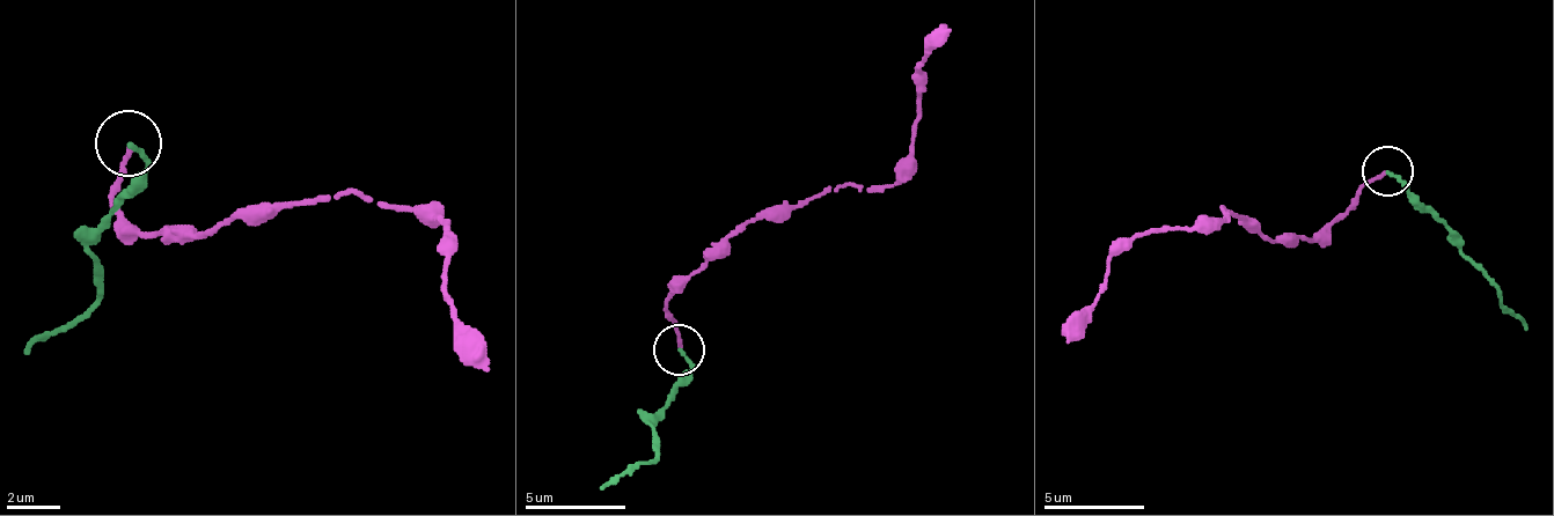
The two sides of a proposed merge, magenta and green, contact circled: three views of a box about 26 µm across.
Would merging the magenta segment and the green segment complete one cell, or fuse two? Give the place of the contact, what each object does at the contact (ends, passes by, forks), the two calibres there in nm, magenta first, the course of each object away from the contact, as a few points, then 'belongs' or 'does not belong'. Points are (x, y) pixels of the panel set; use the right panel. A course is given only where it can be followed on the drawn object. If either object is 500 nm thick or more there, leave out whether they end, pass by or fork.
at (1387, 171); magenta ends there; green ends there; 200 nm thick on the magenta side, 200 nm on the other; magenta runs (1386, 172), (1341, 218), (1300, 237), (1270, 237), (1225, 207), (1225, 218), (1129, 237), (1069, 344); green runs (1386, 172), (1406, 188), (1457, 248), (1497, 288), (1527, 327); does not belong

